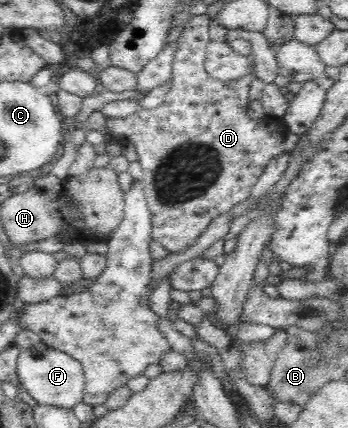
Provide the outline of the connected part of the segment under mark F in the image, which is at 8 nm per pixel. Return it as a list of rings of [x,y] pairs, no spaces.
[[[43,341],[32,348],[21,348],[16,360],[17,375],[22,387],[38,405],[52,405],[72,409],[83,400],[84,369],[75,358],[56,350]]]

